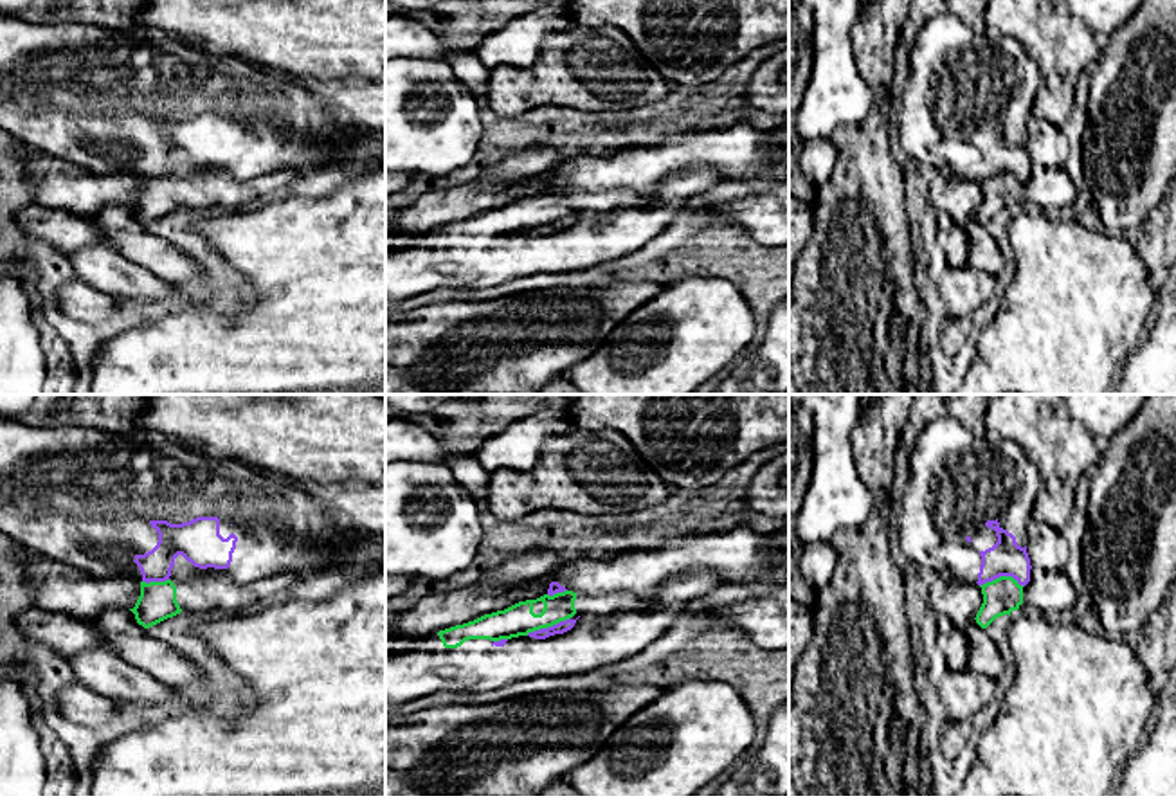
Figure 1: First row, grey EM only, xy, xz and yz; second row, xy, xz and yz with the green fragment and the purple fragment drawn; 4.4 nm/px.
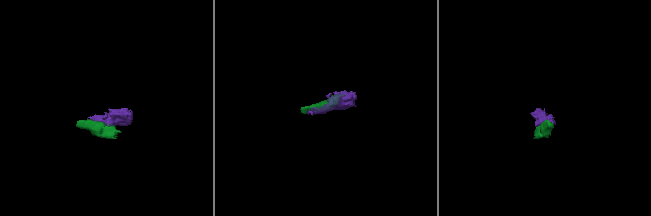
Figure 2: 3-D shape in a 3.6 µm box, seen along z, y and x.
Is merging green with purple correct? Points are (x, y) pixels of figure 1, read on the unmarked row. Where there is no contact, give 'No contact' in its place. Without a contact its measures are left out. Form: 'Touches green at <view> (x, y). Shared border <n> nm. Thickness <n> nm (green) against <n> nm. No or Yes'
Touches green at yz (1002, 173). Shared border 200 nm. Thickness 160 nm (green) against 160 nm. No

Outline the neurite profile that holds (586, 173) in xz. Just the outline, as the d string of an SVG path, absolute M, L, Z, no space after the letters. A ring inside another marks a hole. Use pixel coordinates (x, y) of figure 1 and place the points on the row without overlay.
M746 119L733 124L706 124L699 130L668 137L663 142L645 148L623 148L609 157L583 155L565 160L551 173L567 187L576 191L598 191L627 185L648 204L665 204L656 187L677 169L713 167L720 173L722 182L758 182L762 175L773 169L789 167L789 142L774 144L776 130L756 130Z

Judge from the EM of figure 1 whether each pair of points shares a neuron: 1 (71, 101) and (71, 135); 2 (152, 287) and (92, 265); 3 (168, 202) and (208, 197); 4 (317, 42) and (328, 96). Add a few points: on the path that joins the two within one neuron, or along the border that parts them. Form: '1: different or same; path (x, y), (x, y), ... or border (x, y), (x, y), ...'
1: same; path (71, 110), (71, 126)
2: same; path (137, 281), (107, 276)
3: same; path (177, 197), (199, 197)
4: different; border (366, 80), (328, 80), (323, 83)

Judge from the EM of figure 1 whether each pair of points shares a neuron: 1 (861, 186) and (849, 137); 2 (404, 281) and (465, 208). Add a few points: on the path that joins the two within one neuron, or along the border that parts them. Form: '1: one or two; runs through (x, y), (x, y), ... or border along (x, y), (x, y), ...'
1: one; runs through (861, 173), (861, 150)
2: two; border along (492, 208), (440, 227)

